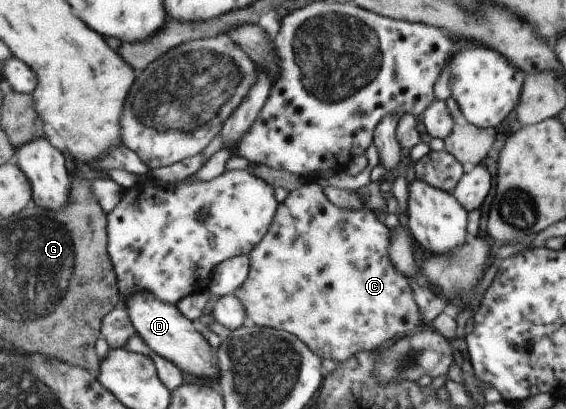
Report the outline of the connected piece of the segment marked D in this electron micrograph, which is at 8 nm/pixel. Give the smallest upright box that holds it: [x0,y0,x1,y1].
[122,289,218,379]

